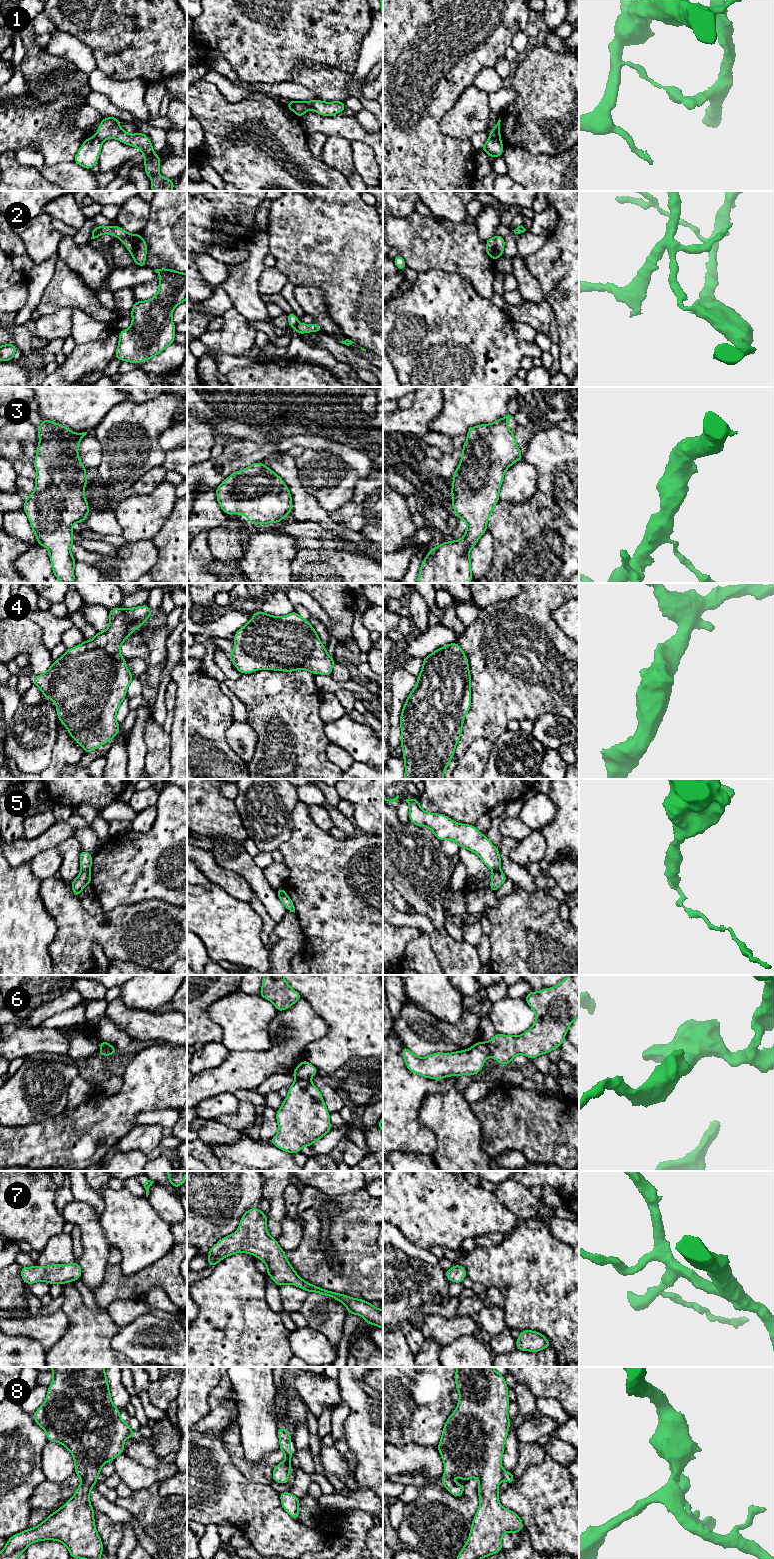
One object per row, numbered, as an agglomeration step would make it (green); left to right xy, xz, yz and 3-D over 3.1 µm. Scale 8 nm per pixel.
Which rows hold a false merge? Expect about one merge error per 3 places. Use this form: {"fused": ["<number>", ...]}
{"fused": ["1", "2", "5", "6"]}

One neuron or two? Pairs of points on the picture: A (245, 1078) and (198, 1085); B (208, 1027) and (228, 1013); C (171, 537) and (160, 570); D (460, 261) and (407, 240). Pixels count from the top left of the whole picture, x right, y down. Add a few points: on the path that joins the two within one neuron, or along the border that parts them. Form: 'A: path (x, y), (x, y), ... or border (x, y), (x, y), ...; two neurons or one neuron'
A: path (233, 1078), (215, 1079), (210, 1082); one neuron
B: border (217, 999), (206, 1014), (220, 1027), (221, 1041); two neurons
C: path (171, 545), (171, 559), (168, 562); one neuron
D: path (447, 248), (440, 244), (426, 244), (420, 240); one neuron

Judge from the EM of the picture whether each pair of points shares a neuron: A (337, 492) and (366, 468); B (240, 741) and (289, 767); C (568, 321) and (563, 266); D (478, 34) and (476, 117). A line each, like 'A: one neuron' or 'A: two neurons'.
A: two neurons
B: two neurons
C: one neuron
D: two neurons

